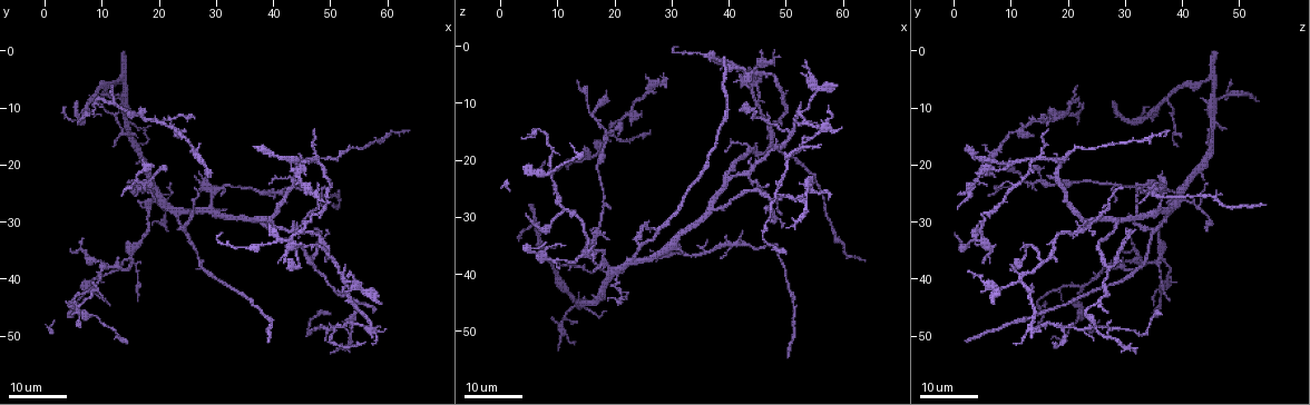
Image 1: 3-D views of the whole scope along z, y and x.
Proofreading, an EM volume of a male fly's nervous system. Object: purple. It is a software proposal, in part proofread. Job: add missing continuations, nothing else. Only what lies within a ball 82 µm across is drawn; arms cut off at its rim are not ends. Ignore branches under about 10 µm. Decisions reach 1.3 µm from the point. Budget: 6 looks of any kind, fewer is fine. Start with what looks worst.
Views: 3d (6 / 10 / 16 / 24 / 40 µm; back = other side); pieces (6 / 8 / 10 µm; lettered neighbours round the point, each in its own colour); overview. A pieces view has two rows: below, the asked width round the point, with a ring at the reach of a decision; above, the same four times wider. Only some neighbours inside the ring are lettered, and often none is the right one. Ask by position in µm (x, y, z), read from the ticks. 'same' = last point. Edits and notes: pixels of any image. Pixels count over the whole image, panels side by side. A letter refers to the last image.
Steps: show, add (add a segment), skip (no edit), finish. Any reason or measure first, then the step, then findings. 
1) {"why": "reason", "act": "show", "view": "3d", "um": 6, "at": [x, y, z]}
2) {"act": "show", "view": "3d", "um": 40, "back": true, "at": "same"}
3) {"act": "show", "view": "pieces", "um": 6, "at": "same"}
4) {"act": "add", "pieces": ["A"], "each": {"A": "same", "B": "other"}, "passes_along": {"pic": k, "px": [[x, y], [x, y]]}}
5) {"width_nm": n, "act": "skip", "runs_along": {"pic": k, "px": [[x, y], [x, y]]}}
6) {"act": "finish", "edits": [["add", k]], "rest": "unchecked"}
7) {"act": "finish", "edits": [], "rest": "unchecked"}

{"why": "an open end", "act": "show", "view": "3d", "um": 24, "at": [57.5, 45.5, 27.0]}

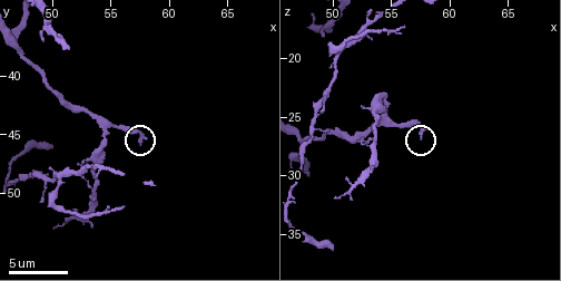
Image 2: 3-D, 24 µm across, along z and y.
{"act": "show", "view": "pieces", "um": 10, "at": [57.6, 46.0, 26.6]}

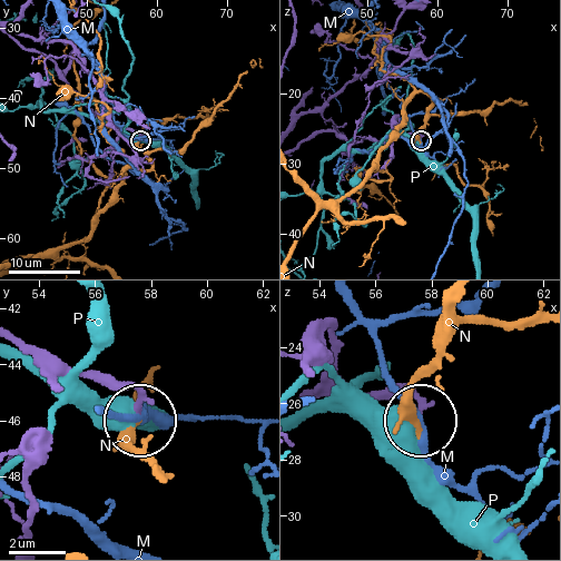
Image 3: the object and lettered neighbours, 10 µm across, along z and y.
{"act": "skip", "each": {"M": "other", "N": "other", "P": "other"}, "runs_along": {"pic": 3, "px": [[21, 340], [121, 383], [136, 416]]}, "found": "none of them fits"}

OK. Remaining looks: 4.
{"why": "long arm stops here", "act": "show", "view": "pieces", "um": 10, "at": [50.0, 46.0, 36.2]}

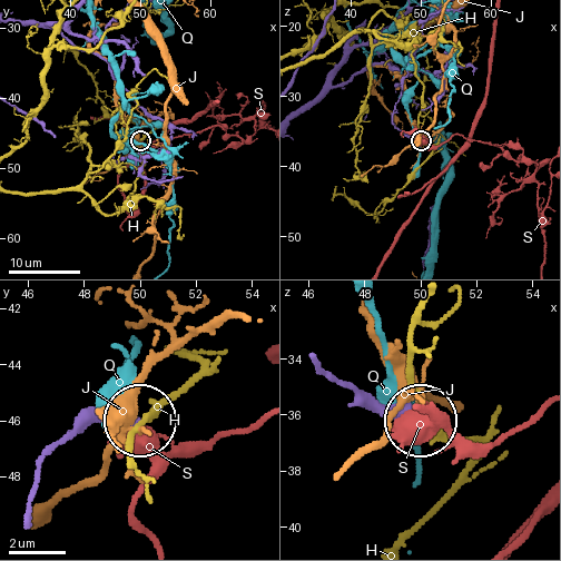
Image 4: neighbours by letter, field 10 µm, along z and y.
{"act": "skip", "each": {"H": "other", "J": "other", "Q": "other", "S": "other"}, "found": "no lettered segment goes on from it"}

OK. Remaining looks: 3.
{"why": "branch stops here", "act": "show", "view": "3d", "um": 24, "at": [4.5, 35.0, 29.0]}

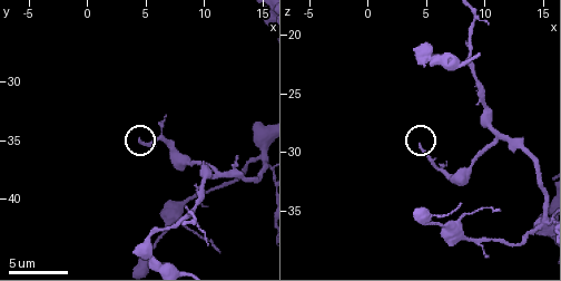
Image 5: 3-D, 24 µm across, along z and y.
{"why": "see the neighbours", "act": "show", "view": "pieces", "um": 10, "at": [4.4, 35.0, 29.4]}

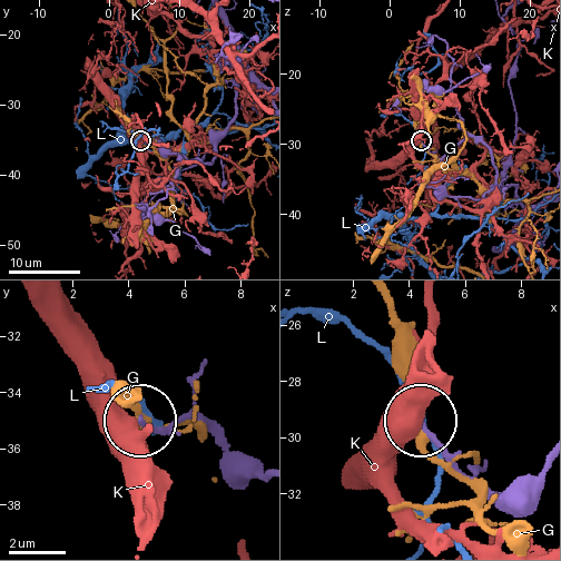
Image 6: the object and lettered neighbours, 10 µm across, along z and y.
{"act": "skip", "each": {"G": "other", "K": "other", "L": "other"}, "found": "none of them fits"}

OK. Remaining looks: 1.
{"act": "finish", "edits": [], "rest": "unchecked"}

